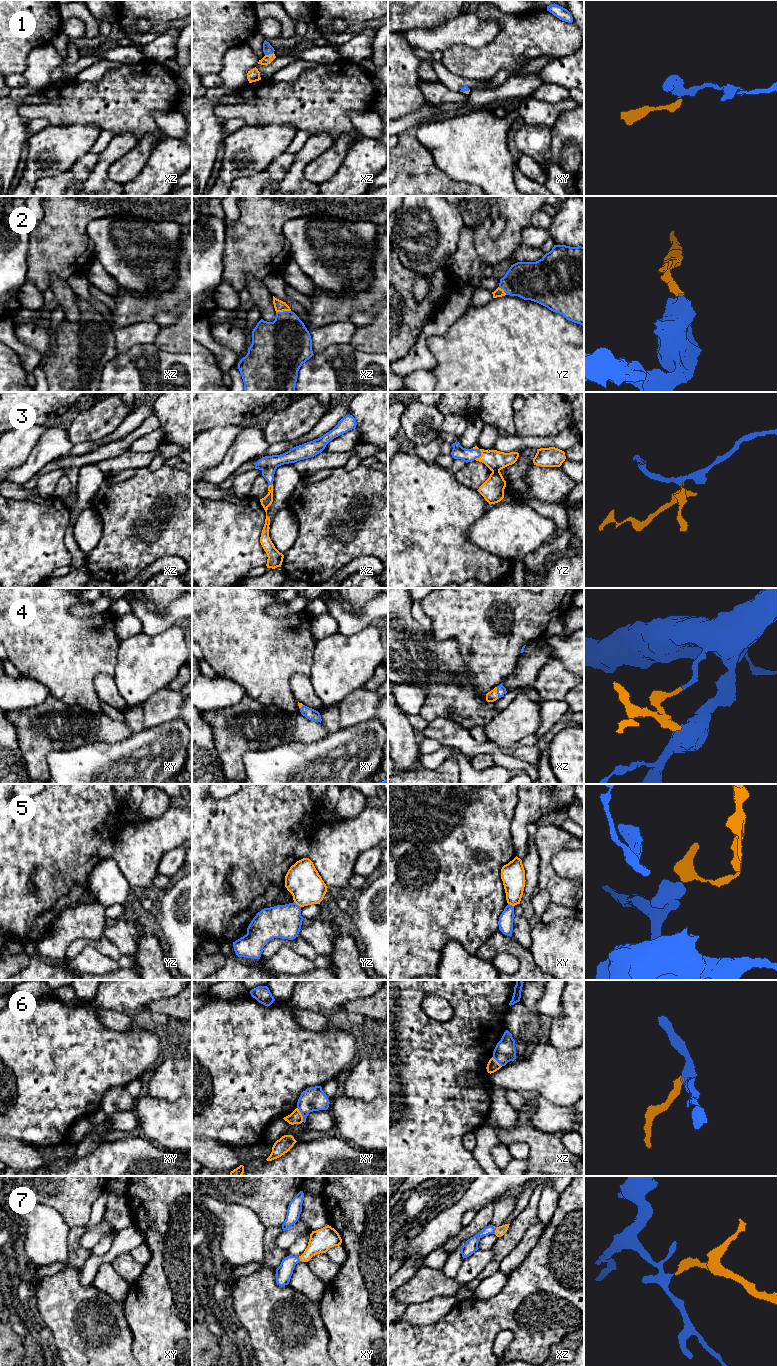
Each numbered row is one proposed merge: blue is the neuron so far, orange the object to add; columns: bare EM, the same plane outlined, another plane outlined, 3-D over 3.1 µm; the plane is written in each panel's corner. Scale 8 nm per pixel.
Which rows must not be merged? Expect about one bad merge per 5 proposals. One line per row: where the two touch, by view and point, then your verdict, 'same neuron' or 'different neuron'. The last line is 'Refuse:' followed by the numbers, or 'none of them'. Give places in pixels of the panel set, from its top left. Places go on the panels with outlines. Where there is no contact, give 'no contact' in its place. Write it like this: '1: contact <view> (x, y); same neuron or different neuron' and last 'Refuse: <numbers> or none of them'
1: contact xz (269, 53); same neuron
2: contact xz (283, 311); same neuron
3: contact yz (480, 455); same neuron
4: contact xz (497, 693); same neuron
5: contact yz (296, 904); different neuron
6: contact xy (301, 1113); same neuron
7: contact xz (494, 1231); same neuron
Refuse: 5

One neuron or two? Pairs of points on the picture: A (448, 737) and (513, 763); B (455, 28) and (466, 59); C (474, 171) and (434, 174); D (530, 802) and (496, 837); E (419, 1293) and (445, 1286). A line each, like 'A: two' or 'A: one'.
A: one
B: two
C: two
D: two
E: one

